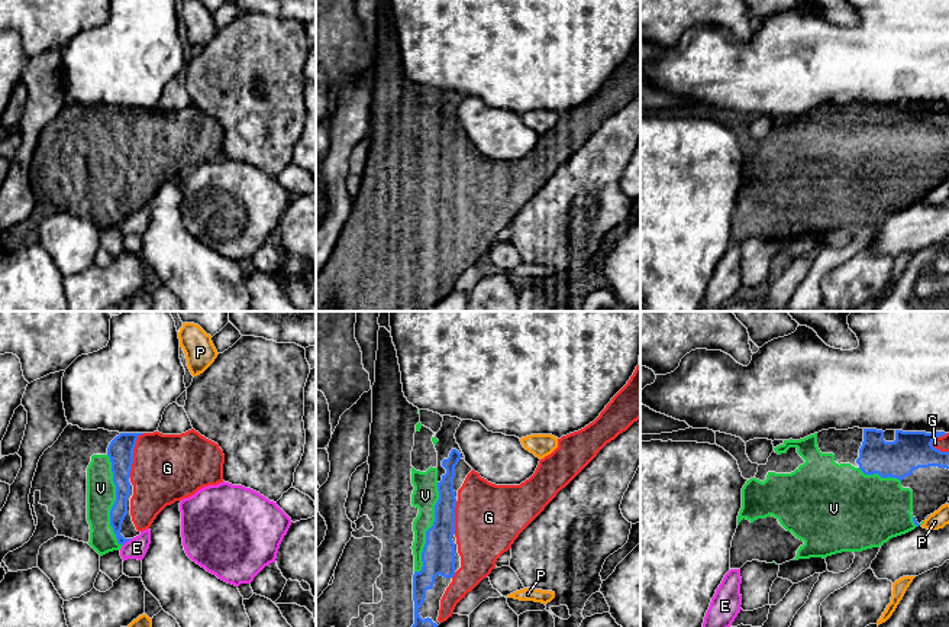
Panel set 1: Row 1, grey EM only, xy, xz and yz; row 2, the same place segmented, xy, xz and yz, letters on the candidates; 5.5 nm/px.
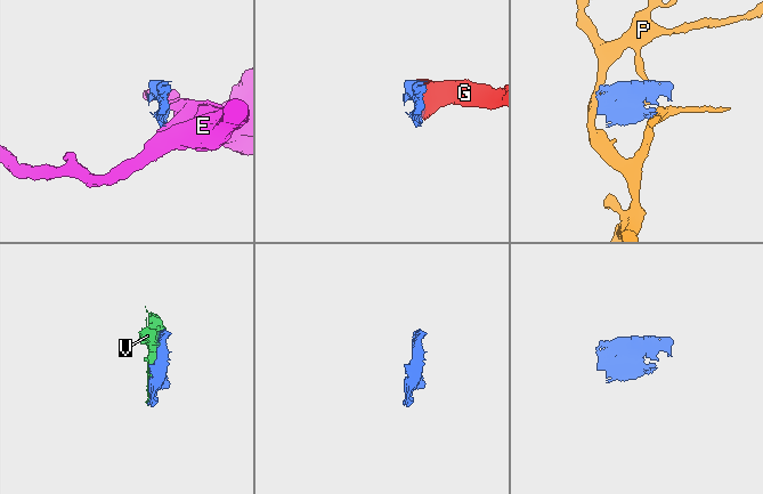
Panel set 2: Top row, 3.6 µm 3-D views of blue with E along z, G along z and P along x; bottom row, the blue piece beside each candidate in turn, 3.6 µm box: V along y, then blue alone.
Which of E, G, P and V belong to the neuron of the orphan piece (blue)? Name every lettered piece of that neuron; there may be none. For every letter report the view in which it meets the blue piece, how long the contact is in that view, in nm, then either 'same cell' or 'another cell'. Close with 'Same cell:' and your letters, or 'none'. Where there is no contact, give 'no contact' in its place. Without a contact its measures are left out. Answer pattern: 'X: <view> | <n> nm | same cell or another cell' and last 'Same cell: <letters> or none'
E: xy | 70 nm | another cell
G: xy | 260 nm | same cell
P: no contact | another cell
V: xz | 500 nm | same cell
Same cell: G, V

